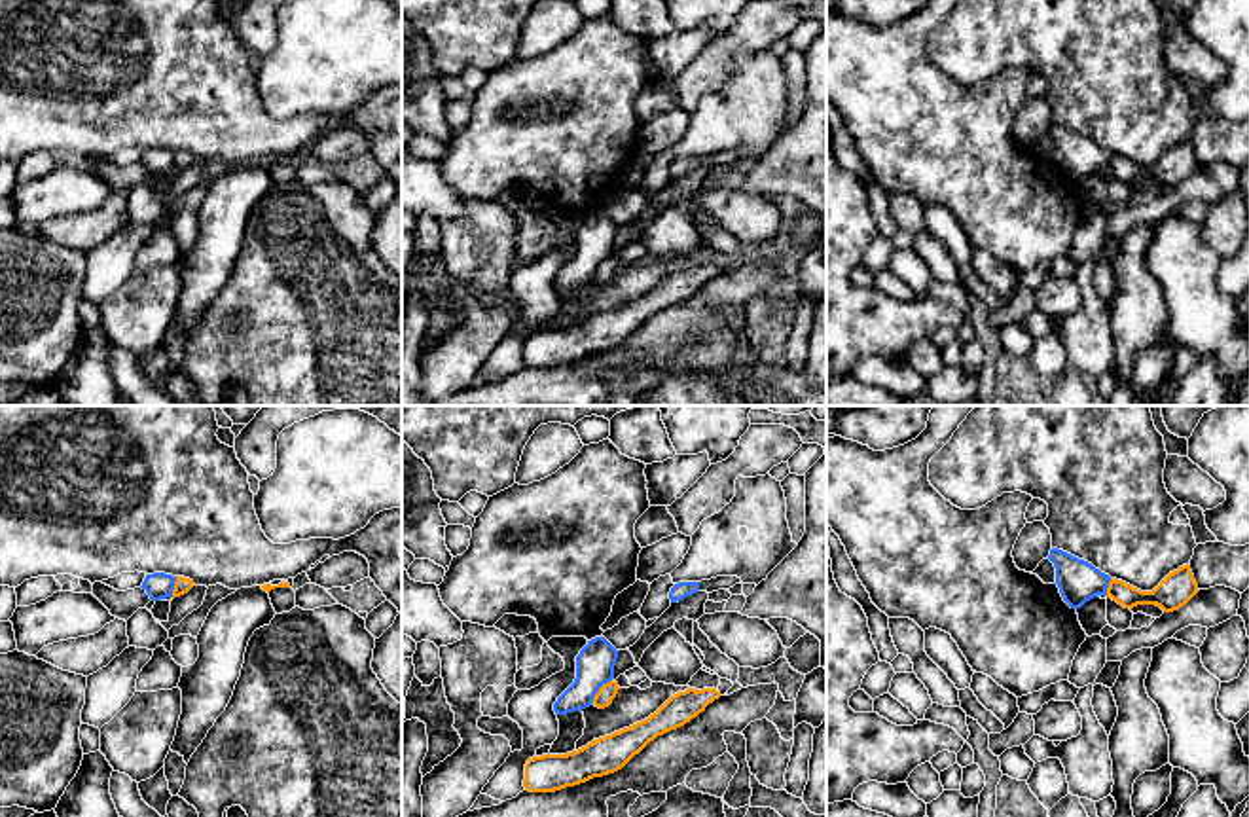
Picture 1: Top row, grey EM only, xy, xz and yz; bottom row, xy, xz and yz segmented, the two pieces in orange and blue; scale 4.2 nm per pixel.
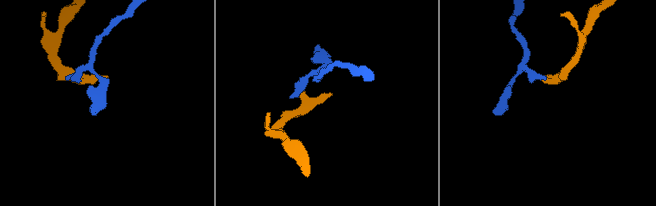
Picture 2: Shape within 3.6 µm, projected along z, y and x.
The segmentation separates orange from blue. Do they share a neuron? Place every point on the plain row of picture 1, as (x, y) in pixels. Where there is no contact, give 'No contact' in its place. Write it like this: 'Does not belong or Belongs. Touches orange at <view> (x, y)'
Does not belong. Touches orange at xz (599, 266)

